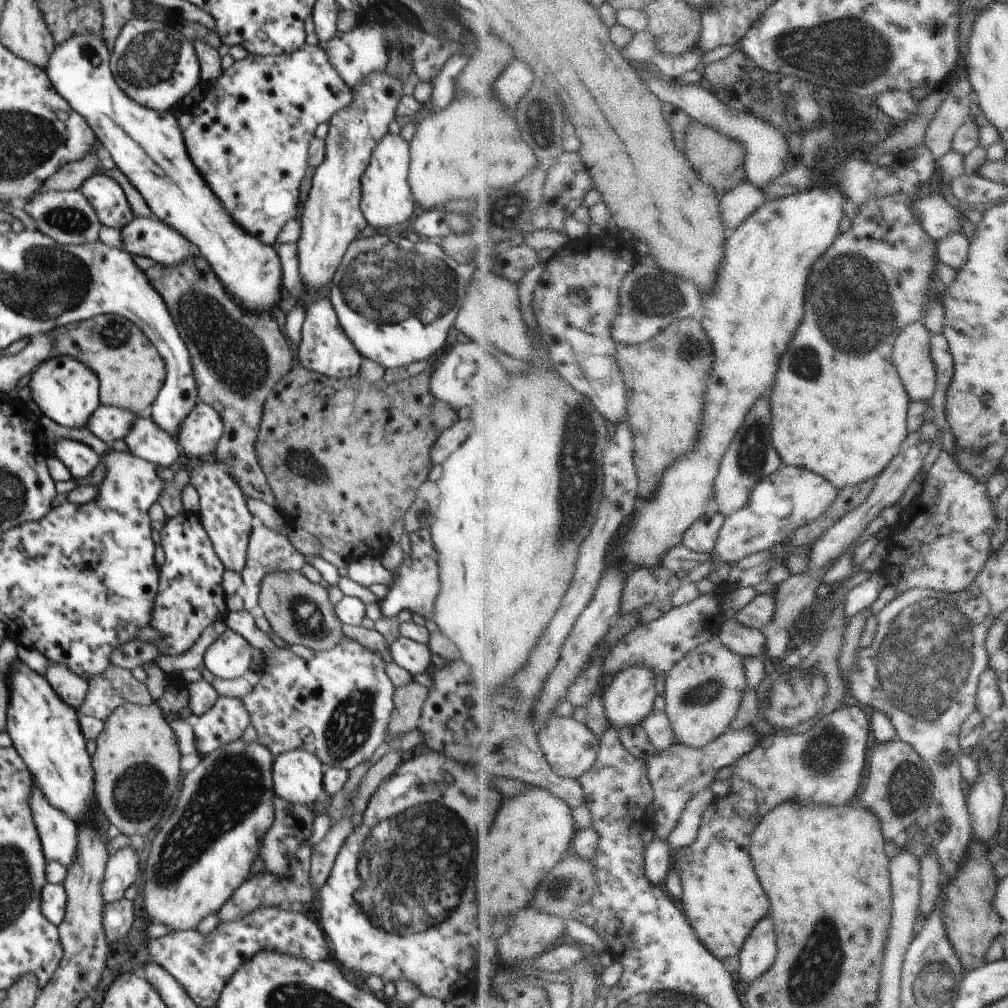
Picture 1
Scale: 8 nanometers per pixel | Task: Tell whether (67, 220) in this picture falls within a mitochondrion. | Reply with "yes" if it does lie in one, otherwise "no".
yes

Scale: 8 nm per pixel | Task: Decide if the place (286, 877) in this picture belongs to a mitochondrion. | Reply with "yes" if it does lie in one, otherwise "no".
no

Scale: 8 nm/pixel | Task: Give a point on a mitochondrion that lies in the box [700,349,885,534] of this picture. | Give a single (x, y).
(753, 443)

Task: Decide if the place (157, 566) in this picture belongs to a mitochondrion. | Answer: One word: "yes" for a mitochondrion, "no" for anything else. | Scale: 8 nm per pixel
no

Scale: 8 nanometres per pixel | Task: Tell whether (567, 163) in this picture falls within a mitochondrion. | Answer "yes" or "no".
no

